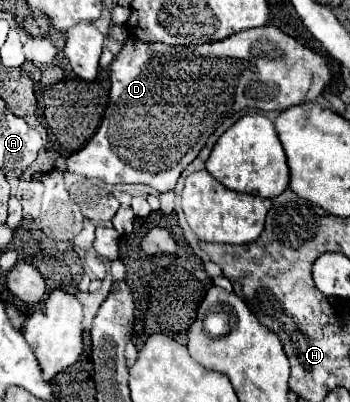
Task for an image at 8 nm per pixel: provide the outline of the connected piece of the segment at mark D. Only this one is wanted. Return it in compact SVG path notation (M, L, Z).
M272 25L246 29L230 35L228 39L194 47L168 47L164 43L146 45L130 37L110 65L110 101L102 125L86 147L66 159L66 171L102 179L112 185L144 183L160 193L172 191L186 165L192 163L204 147L208 139L206 123L218 121L220 115L232 115L246 107L282 111L302 103L304 99L316 101L330 81L332 73L324 57Z

